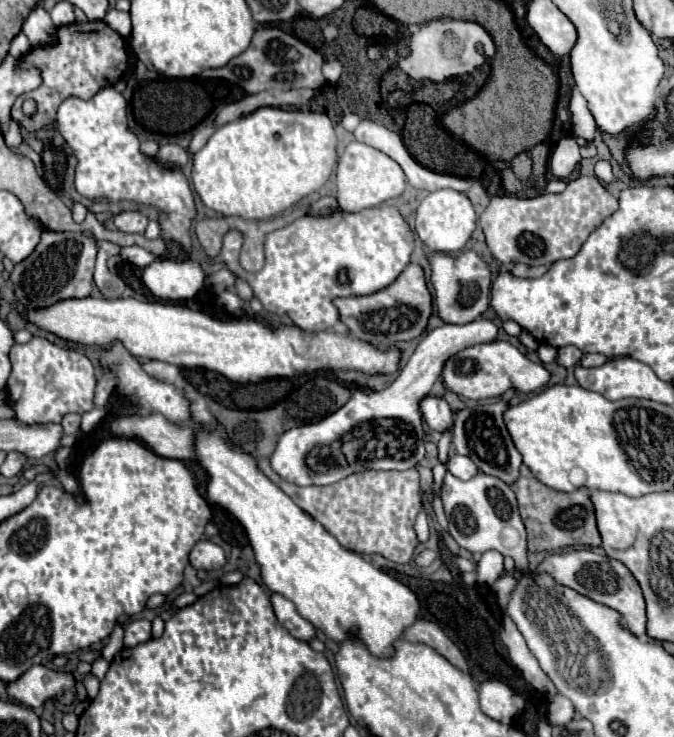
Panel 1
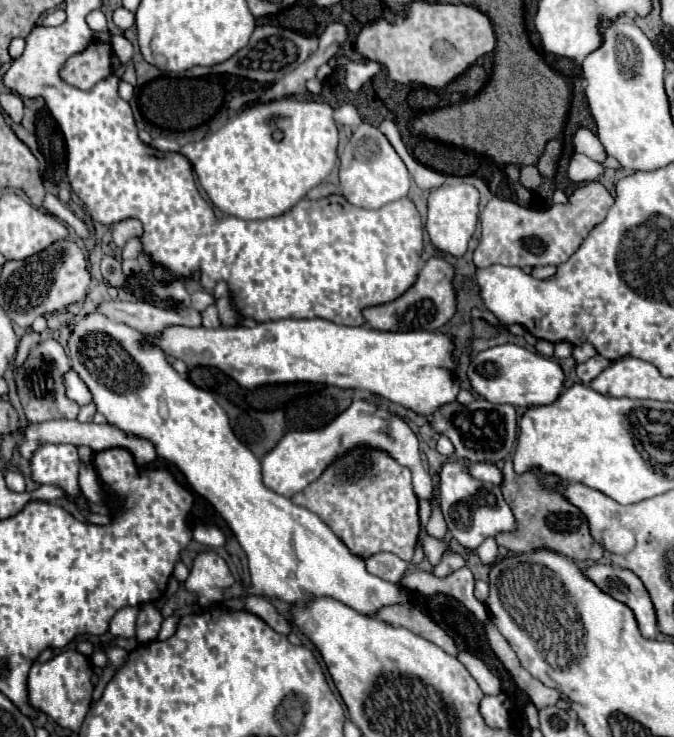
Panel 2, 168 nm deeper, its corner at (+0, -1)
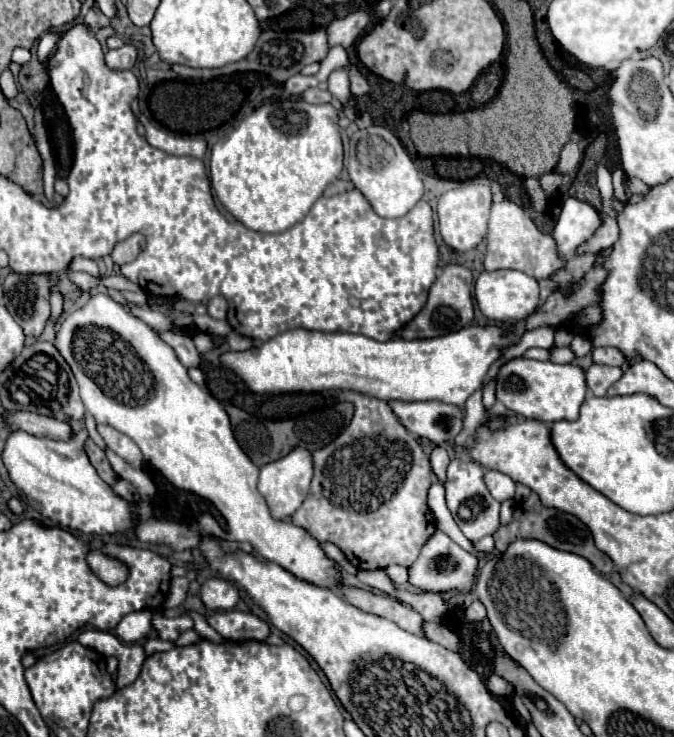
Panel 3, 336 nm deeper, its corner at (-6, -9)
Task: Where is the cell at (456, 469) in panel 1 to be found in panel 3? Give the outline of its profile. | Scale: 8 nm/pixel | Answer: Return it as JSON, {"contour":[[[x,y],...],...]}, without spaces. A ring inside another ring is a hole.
{"contour":[[[486,470],[484,472],[484,482],[486,482],[490,494],[498,502],[512,500],[514,494],[516,494],[516,482],[510,476],[506,476],[506,474],[498,472],[498,470]]]}

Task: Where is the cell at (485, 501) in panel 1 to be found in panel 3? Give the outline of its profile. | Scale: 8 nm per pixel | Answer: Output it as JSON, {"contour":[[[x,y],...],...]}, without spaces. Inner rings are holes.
{"contour":[[[454,458],[448,466],[448,478],[444,484],[448,510],[452,512],[452,518],[460,526],[462,534],[472,542],[478,542],[480,538],[490,536],[500,528],[500,502],[492,498],[482,476],[484,476],[484,470],[480,464],[468,460],[468,458],[466,460]]]}

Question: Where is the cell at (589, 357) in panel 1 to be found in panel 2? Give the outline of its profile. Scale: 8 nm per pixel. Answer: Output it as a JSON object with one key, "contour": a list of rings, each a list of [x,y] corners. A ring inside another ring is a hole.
{"contour":[[[598,354],[598,356],[594,356],[594,358],[590,358],[590,360],[582,362],[582,364],[578,364],[576,374],[578,374],[578,378],[588,386],[588,384],[590,384],[602,370],[606,370],[608,366],[610,366],[610,360],[602,358],[602,356]]]}

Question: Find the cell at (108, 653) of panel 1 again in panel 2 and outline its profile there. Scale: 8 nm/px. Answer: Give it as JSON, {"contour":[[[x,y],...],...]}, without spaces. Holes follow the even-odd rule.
{"contour":[[[126,606],[114,614],[110,620],[110,632],[118,638],[132,638],[136,634],[136,616],[140,608]]]}

